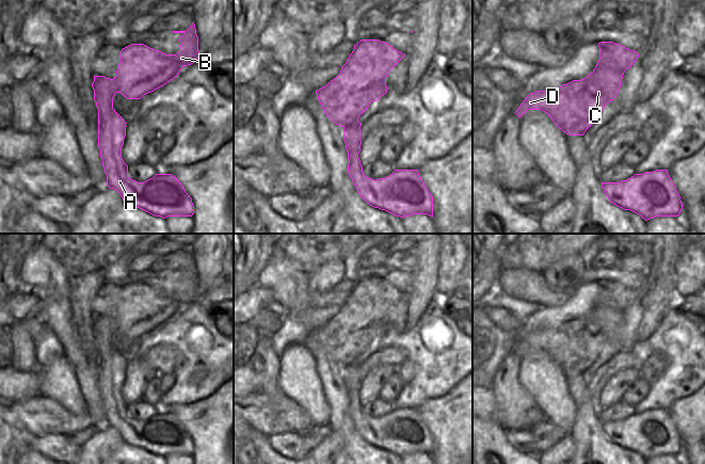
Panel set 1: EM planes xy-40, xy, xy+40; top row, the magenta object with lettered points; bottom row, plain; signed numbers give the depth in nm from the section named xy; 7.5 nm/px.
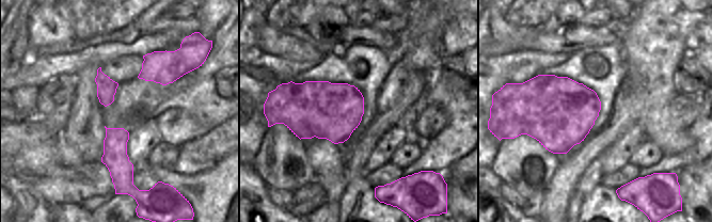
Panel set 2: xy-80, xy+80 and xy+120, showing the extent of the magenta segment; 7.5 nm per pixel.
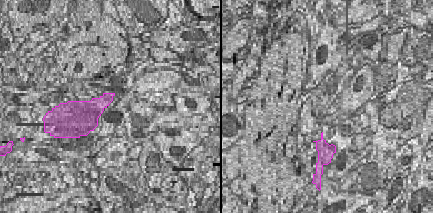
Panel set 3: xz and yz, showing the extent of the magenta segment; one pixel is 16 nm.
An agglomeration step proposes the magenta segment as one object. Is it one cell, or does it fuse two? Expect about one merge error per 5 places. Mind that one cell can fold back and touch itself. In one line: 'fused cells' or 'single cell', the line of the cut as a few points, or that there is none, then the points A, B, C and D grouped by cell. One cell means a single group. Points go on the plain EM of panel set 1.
fused cells; cut in xy along (357, 358), (350, 365), (343, 366); A / B C D

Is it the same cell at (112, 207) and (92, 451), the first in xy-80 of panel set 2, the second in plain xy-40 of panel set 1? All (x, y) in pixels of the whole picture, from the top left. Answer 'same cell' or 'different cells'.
same cell

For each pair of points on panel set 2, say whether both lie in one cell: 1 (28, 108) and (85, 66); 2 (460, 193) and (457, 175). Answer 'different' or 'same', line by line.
1: different
2: different

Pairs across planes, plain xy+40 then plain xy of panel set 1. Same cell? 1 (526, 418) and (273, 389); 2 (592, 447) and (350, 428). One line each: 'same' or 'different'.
1: same
2: same

